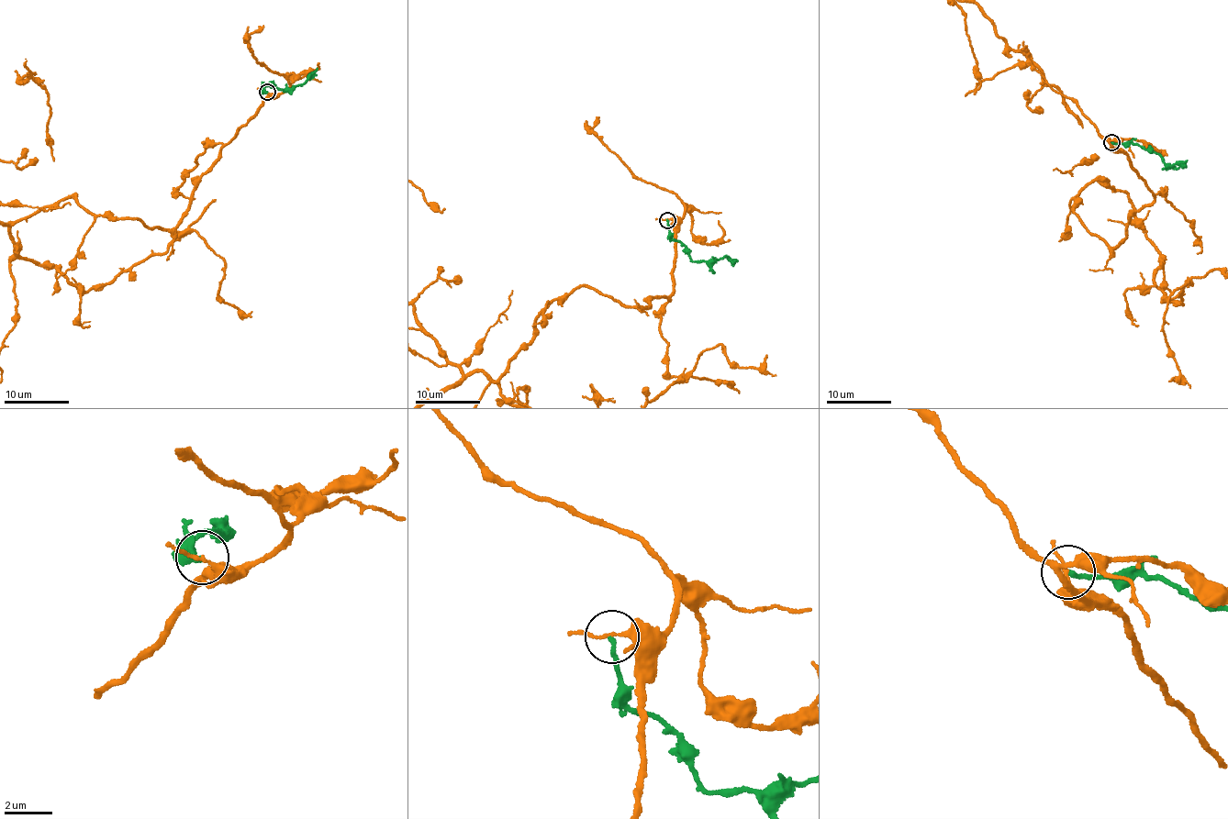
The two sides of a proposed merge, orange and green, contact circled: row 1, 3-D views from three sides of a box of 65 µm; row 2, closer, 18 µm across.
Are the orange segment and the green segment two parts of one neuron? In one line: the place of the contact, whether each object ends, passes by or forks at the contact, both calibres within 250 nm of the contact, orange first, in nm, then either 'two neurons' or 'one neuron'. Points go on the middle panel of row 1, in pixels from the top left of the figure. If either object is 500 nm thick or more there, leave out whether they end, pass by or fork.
(667, 220) | orange passes by | green ends | 160/190 nm | two neurons

